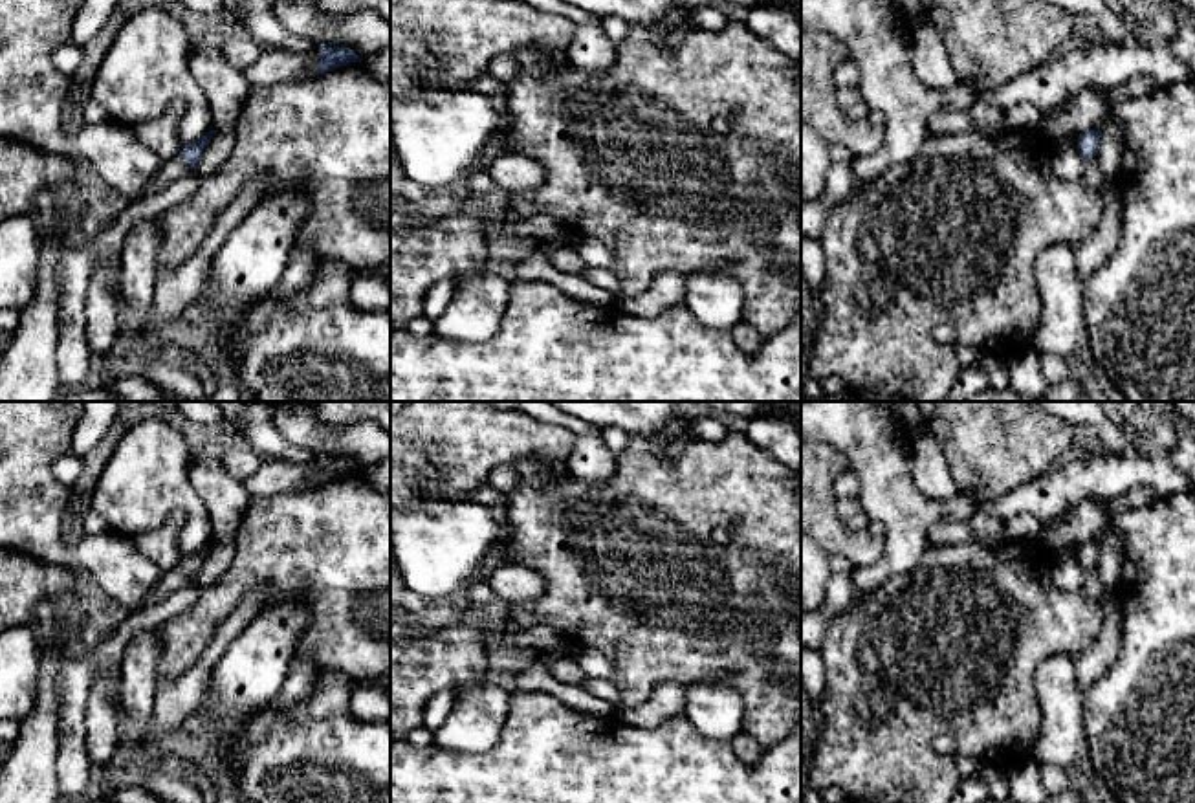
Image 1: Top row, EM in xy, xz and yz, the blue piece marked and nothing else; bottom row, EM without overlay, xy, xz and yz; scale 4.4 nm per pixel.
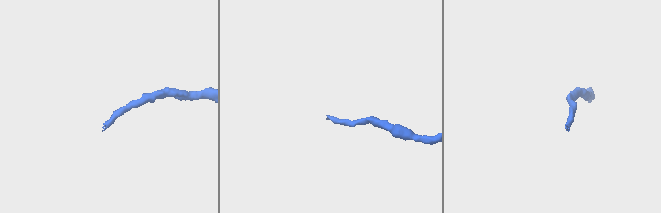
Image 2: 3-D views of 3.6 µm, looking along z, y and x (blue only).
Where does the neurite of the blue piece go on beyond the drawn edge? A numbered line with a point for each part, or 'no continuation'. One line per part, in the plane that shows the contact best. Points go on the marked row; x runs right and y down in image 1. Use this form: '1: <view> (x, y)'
1: xy (175, 167)

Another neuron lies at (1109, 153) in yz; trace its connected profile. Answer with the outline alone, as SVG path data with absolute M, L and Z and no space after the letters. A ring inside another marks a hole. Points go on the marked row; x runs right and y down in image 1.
M1102 134L1094 158L1098 160L1100 169L1109 182L1118 180L1122 165L1122 145Z

